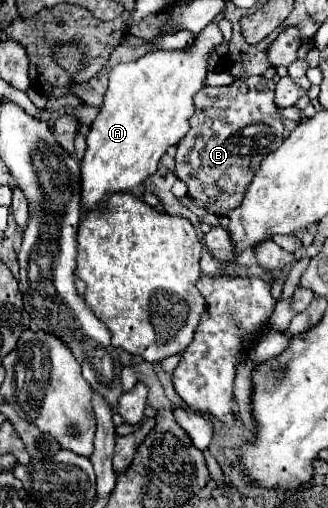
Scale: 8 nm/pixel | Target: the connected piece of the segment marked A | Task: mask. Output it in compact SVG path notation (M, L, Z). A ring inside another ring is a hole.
M210 23L210 25L196 37L196 43L194 43L192 47L188 47L188 49L182 49L182 51L156 51L156 53L148 53L148 55L140 57L138 61L116 65L116 67L110 71L110 85L108 85L108 89L106 89L104 105L102 105L100 113L96 115L96 119L94 119L92 125L90 125L90 133L86 135L86 151L84 151L84 157L82 157L82 161L80 161L80 185L82 185L82 191L80 191L82 197L80 197L80 201L82 201L84 211L92 211L92 209L102 211L104 205L106 205L106 199L108 199L110 195L120 193L120 191L130 191L132 187L138 187L138 185L144 183L150 175L156 173L158 161L160 161L160 157L166 153L166 149L168 149L170 145L176 145L176 143L182 139L182 135L188 133L188 117L190 117L192 111L194 111L194 95L204 87L204 79L206 79L206 71L208 71L208 69L206 69L208 55L210 55L220 43L222 43L222 33L220 33L220 29L218 29L216 23Z

